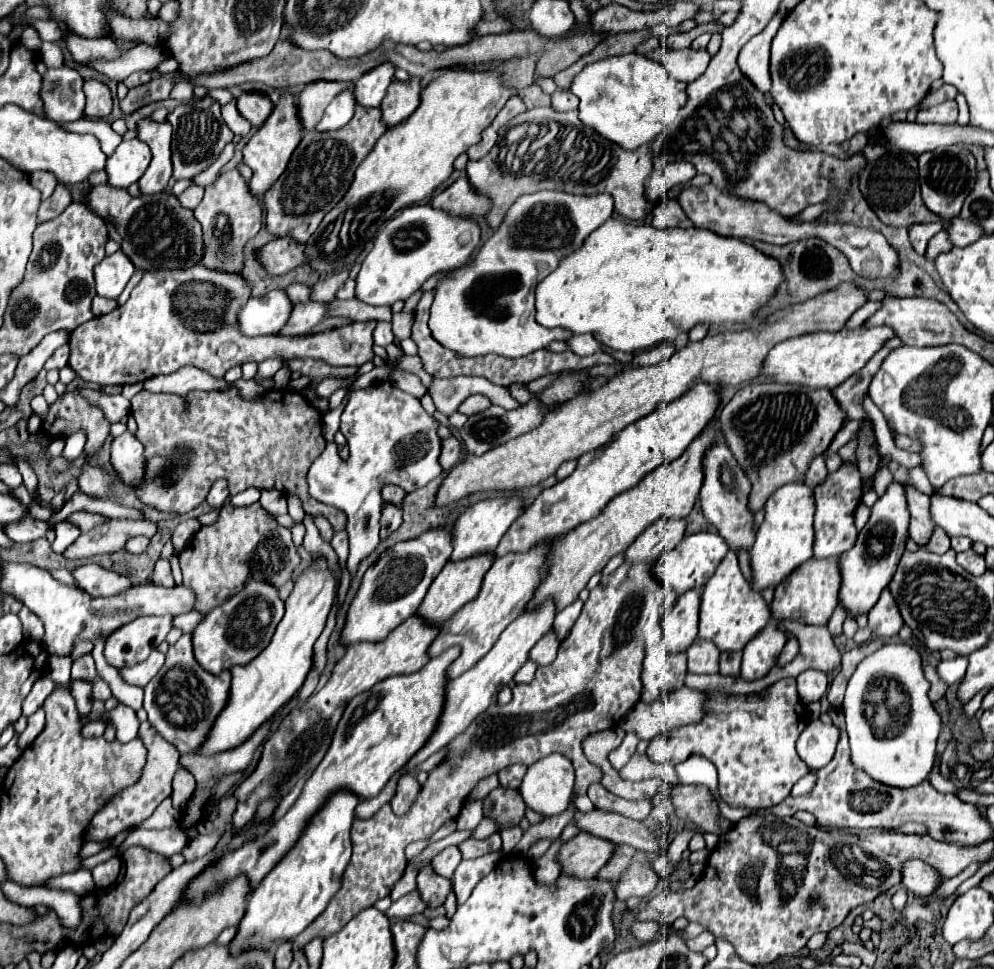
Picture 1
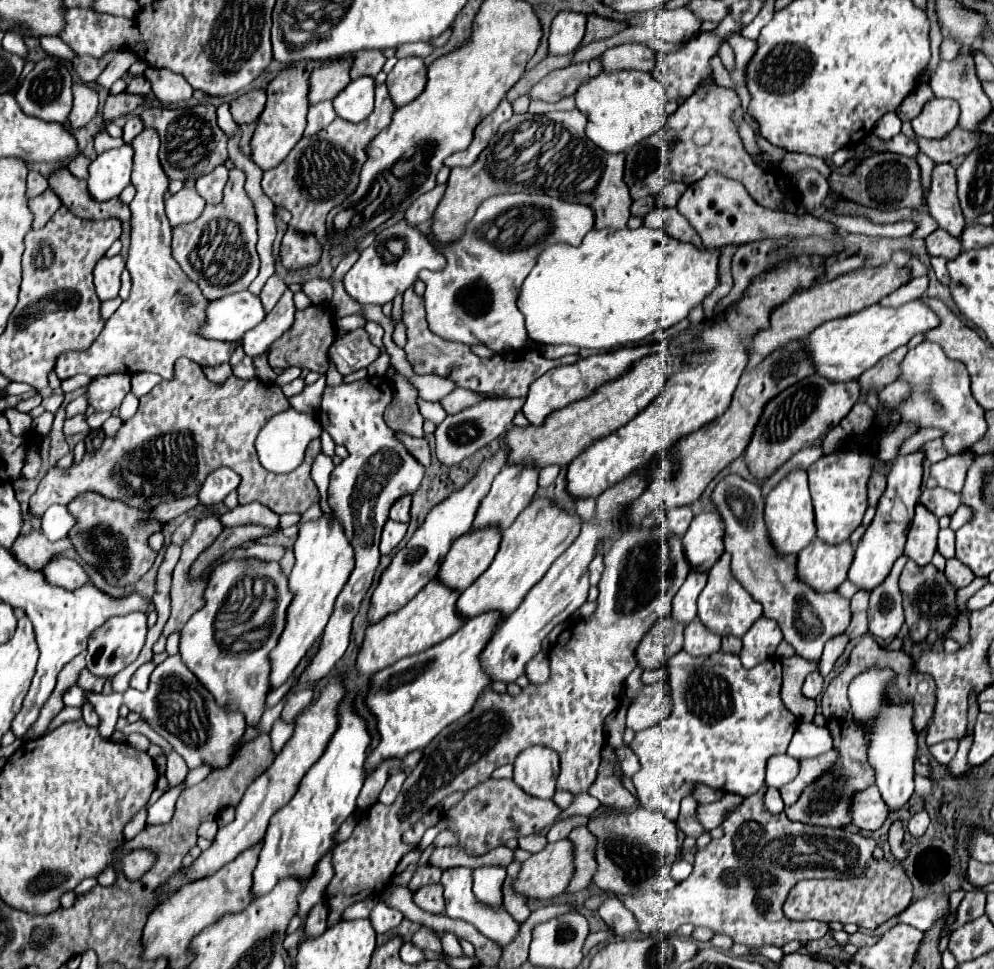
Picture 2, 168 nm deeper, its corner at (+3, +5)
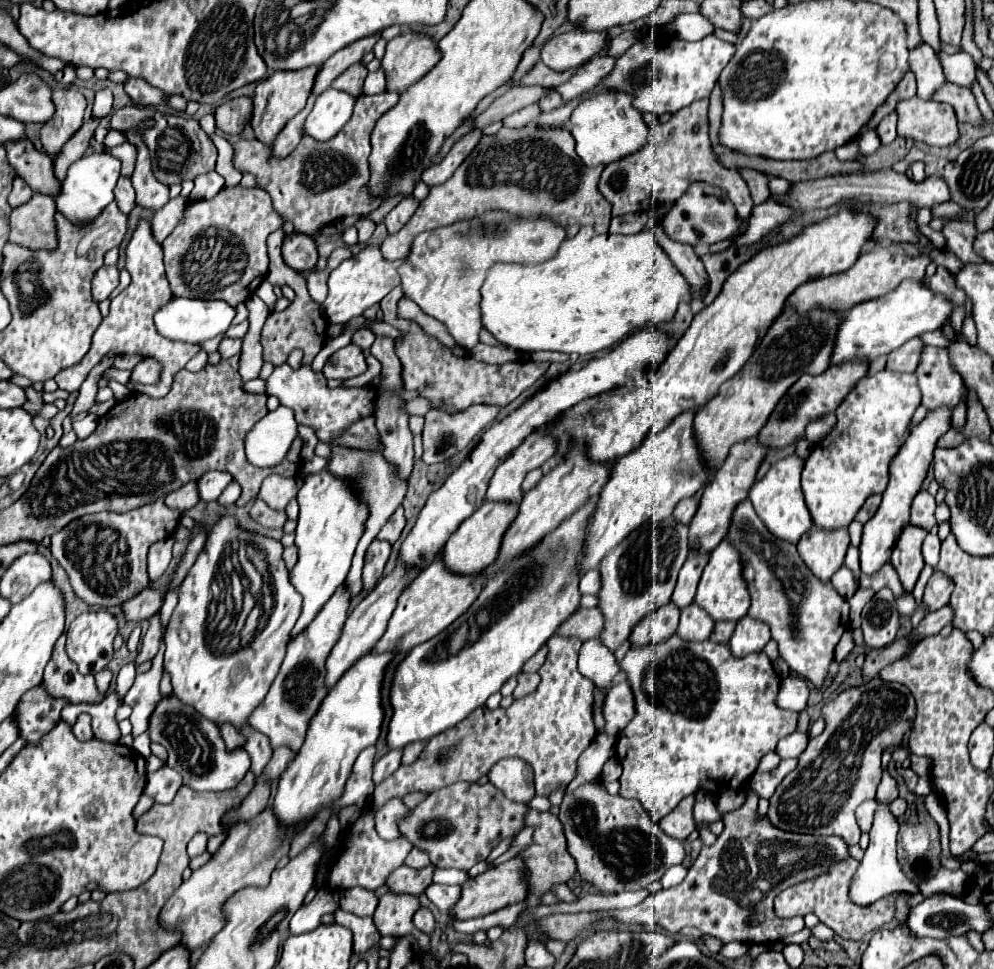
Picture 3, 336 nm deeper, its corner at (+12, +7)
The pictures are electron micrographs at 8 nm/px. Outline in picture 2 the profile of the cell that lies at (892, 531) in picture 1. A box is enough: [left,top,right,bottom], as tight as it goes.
[848,452,922,590]

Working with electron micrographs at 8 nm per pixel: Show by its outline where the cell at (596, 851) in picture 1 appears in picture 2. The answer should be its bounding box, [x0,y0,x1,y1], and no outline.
[514,838,574,898]

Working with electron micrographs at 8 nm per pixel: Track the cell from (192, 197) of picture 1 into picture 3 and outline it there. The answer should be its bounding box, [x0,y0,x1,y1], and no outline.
[151,196,187,244]

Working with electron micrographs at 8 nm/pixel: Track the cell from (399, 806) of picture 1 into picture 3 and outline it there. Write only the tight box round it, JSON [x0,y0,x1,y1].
[373,750,403,784]

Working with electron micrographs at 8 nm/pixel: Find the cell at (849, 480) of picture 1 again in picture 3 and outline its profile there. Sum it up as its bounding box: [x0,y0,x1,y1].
[801,370,921,528]

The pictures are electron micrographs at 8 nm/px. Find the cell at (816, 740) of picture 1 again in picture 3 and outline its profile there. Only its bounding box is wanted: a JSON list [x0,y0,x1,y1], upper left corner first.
[775,732,809,758]

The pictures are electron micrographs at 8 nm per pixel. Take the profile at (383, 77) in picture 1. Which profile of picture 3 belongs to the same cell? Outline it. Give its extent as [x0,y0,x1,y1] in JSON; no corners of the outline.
[303,88,355,142]

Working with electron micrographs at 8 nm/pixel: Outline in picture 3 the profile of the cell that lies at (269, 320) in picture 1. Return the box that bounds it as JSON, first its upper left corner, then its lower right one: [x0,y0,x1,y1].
[155,298,235,344]

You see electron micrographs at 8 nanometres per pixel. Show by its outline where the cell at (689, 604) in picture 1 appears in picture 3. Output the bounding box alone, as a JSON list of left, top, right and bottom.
[671,550,709,608]

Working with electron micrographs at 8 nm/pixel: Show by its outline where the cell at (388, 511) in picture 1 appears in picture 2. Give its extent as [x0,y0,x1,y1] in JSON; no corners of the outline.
[380,520,408,554]

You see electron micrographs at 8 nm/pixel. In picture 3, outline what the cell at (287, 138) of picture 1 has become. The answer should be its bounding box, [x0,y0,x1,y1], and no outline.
[251,66,319,144]

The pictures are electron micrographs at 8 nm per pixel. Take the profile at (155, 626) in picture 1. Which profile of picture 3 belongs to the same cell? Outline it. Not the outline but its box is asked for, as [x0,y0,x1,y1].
[67,612,117,674]

